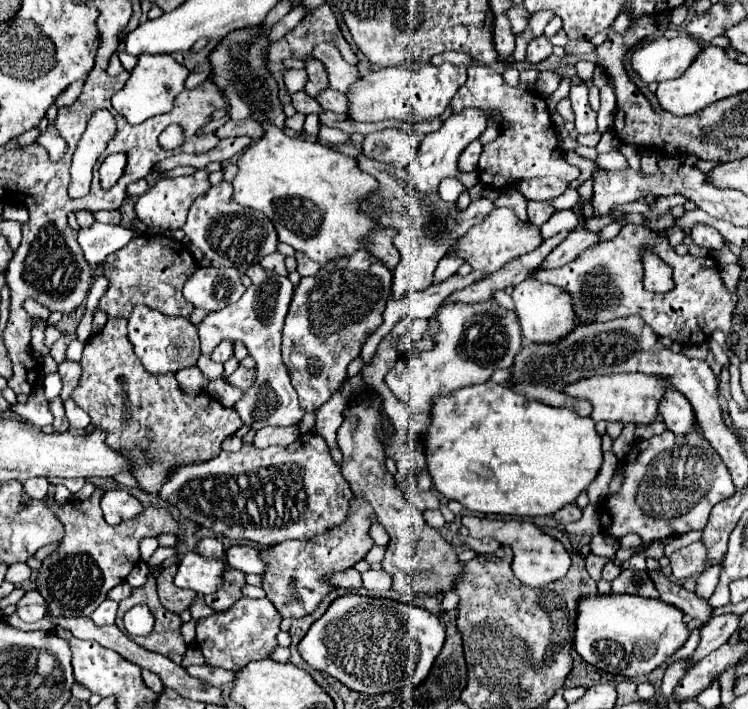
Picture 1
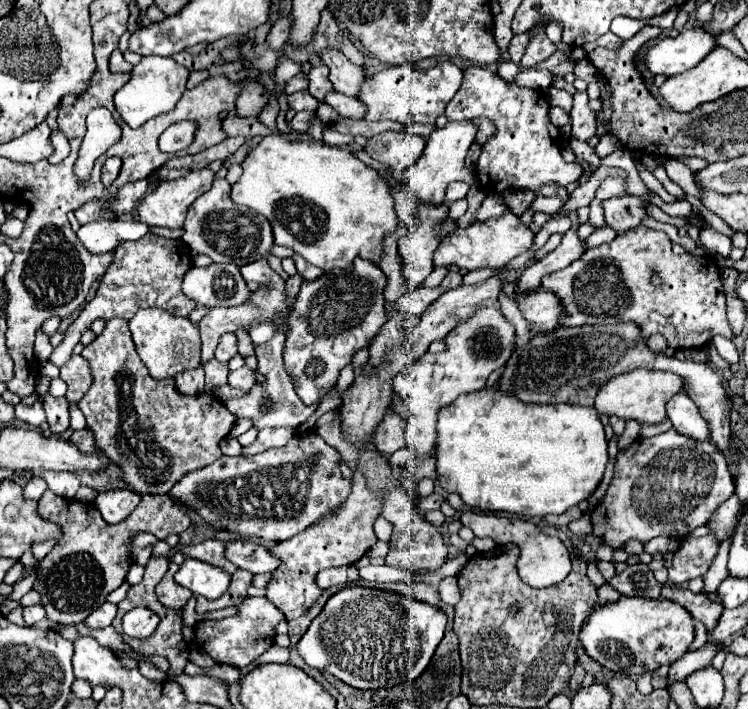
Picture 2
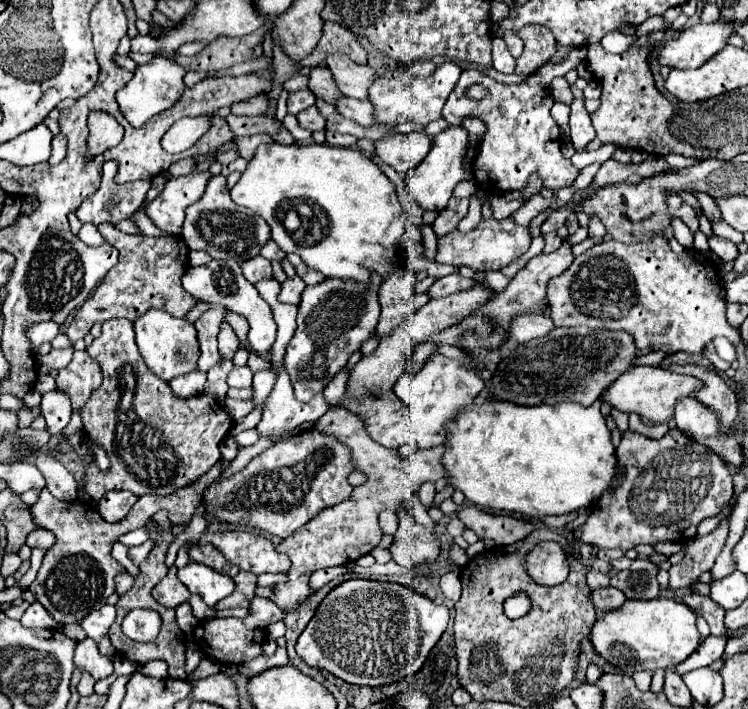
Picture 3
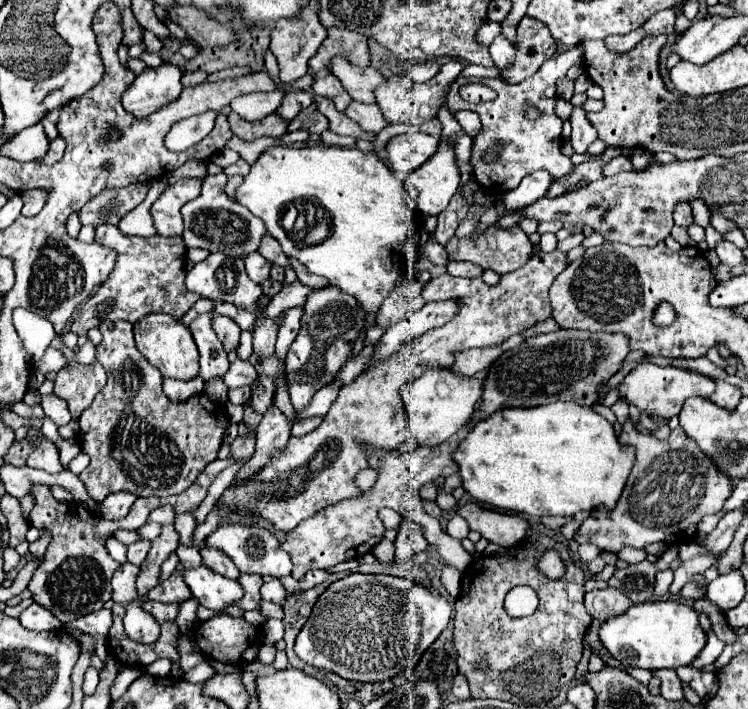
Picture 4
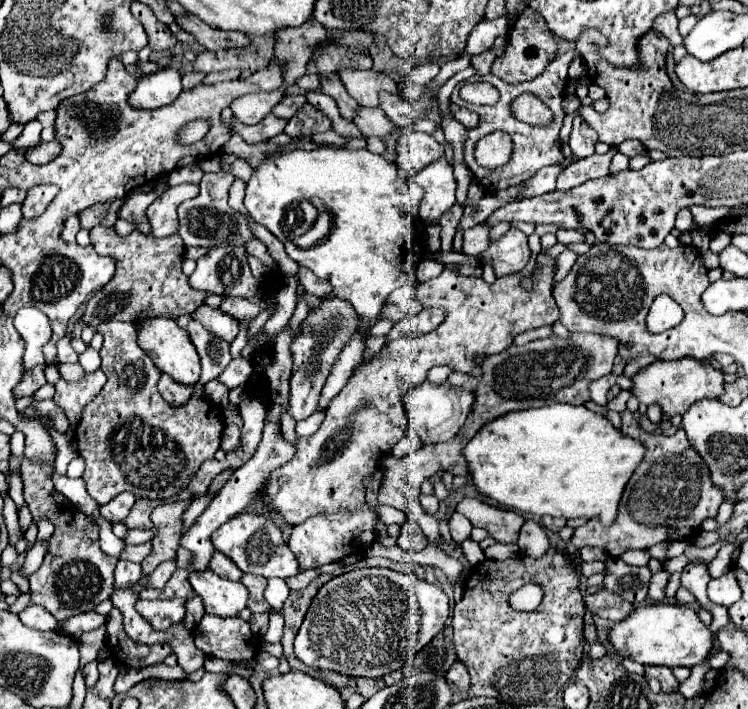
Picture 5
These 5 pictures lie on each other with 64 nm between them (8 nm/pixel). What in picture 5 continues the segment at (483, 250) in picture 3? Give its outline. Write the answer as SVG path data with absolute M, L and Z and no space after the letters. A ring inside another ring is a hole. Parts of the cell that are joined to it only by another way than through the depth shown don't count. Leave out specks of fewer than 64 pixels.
M510 228L502 238L490 240L490 246L478 258L482 264L490 264L496 276L520 272L530 260L528 238L518 228Z

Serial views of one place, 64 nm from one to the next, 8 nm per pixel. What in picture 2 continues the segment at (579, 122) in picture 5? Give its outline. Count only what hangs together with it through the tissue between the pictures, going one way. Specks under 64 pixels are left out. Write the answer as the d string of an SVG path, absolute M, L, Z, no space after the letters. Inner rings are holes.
M576 92L574 94L574 106L572 106L572 136L578 140L588 140L596 134L596 114L588 106L588 94Z

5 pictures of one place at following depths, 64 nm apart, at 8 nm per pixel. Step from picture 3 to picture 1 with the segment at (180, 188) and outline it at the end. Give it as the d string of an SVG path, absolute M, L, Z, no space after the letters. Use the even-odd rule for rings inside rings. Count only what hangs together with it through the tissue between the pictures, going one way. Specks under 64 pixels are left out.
M198 170L192 176L180 176L180 178L160 178L150 190L150 196L140 196L136 202L134 209L137 217L148 227L164 228L164 230L178 230L184 226L186 222L186 214L188 208L192 206L192 202L202 196L206 190L210 188L208 182L208 172L206 170Z

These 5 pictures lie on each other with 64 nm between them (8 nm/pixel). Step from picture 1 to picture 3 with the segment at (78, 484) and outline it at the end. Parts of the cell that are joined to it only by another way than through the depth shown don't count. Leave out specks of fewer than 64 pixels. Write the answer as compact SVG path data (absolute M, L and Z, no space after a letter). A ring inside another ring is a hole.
M40 454L36 458L36 468L44 474L46 478L46 488L60 500L74 502L78 496L78 484L72 478L72 474L52 456Z

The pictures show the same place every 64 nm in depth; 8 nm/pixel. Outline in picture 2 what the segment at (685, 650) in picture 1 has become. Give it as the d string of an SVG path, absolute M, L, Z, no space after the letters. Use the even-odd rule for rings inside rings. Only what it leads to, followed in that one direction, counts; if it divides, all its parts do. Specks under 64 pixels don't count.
M694 621L695 638L688 651L695 651L707 642L707 629L700 621Z

